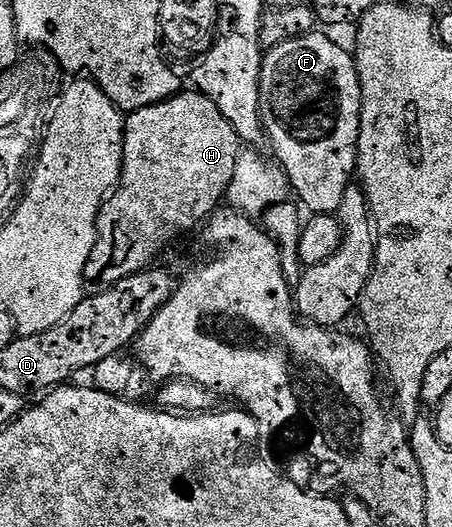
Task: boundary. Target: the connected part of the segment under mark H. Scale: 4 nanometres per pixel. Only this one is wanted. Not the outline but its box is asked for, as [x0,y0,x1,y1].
[124,92,243,223]

